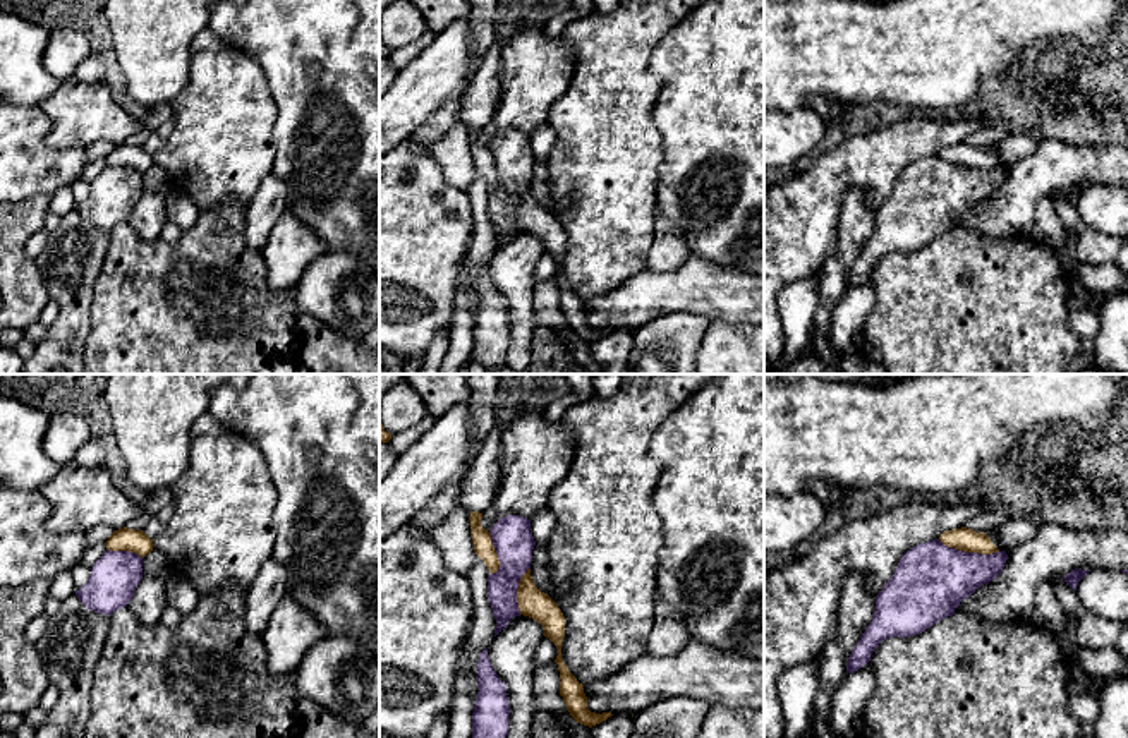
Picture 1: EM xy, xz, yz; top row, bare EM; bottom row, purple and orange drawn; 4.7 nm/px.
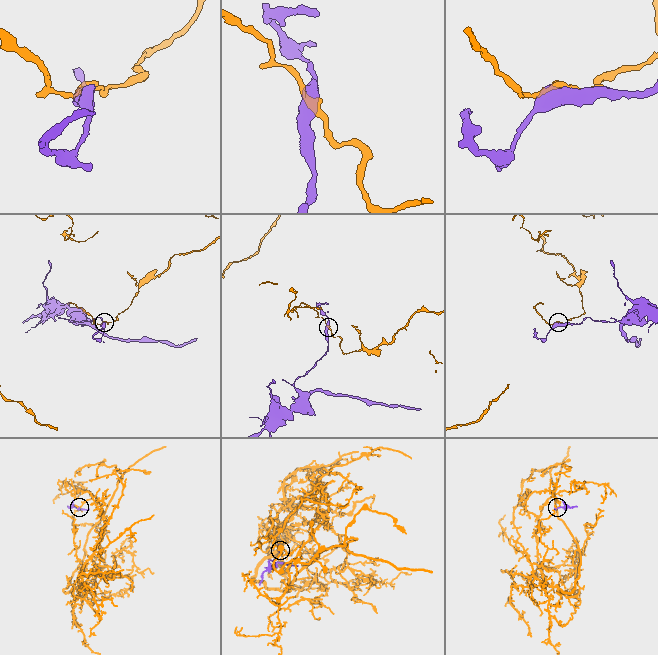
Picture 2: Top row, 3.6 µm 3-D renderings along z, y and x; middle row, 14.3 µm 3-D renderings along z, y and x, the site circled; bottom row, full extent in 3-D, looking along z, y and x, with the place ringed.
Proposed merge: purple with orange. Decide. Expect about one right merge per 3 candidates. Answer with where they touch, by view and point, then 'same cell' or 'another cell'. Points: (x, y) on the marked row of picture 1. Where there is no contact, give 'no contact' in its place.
yz (969, 553) | another cell

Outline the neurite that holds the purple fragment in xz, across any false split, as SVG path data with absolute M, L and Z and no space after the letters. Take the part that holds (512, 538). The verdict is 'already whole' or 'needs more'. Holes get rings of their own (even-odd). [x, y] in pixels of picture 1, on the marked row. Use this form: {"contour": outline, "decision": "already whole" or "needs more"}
{"contour": "M508 515L500 518L491 527L491 541L496 549L500 568L496 573L489 573L488 577L488 601L493 608L493 616L496 620L494 637L508 626L508 621L515 616L520 616L519 602L517 602L517 589L522 575L531 568L532 561L532 549L536 546L536 541L531 532L531 520L519 517L519 515Z", "decision": "already whole"}

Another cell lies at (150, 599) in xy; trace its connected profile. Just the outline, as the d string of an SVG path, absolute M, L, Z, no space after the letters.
M143 575L127 608L141 625L155 626L168 604L167 585L161 578Z

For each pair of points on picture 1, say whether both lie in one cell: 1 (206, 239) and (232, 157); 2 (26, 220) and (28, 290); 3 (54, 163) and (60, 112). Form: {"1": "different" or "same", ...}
{"1": "different", "2": "same", "3": "different"}

